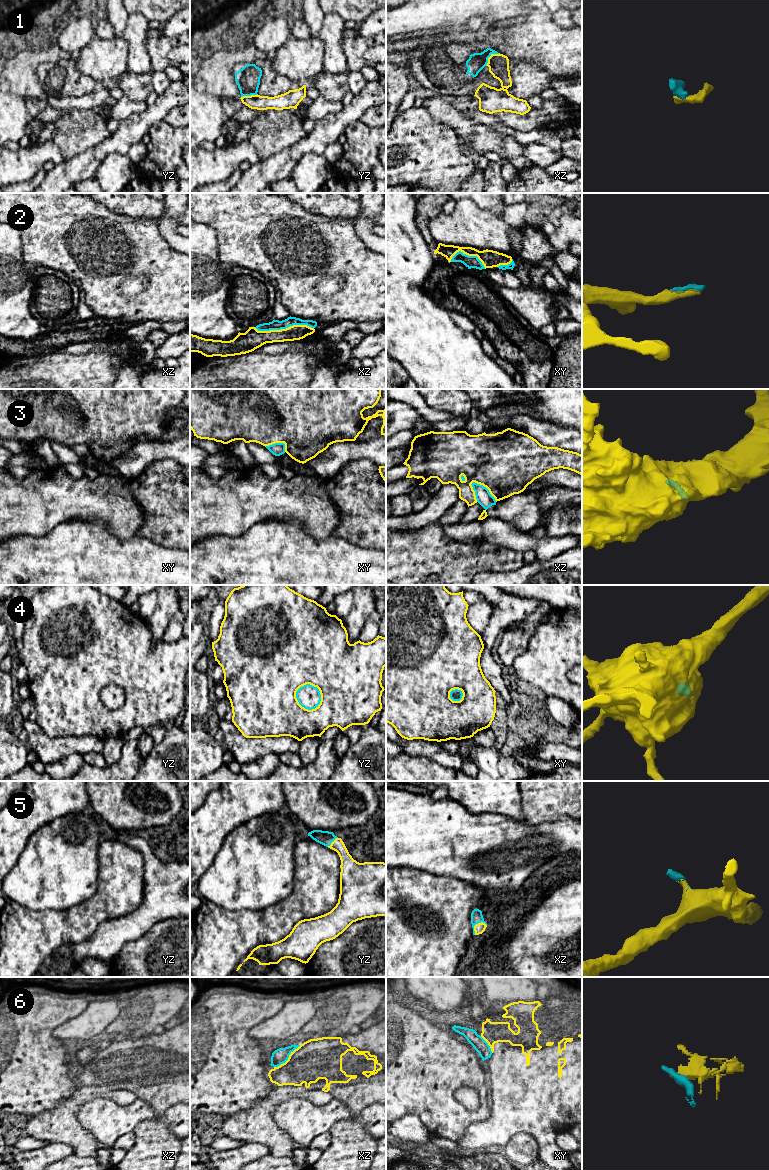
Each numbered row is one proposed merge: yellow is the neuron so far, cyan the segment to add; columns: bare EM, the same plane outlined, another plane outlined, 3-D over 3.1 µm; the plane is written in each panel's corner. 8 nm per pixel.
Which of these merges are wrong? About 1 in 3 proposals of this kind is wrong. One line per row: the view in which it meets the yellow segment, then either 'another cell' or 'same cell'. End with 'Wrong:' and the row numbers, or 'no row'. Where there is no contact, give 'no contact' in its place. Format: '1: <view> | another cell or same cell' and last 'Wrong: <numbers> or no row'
1: xz | another cell
2: xz | same cell
3: xz | another cell
4: yz | another cell
5: xz | same cell
6: xz | another cell
Wrong: 1, 3, 4, 6

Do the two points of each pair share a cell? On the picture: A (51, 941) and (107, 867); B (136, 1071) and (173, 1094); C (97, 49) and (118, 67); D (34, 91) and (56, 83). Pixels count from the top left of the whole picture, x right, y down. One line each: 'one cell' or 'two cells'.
A: one cell
B: one cell
C: one cell
D: two cells

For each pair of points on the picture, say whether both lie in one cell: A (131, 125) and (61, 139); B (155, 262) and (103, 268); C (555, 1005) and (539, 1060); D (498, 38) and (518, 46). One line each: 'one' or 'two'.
A: two
B: one
C: one
D: one

